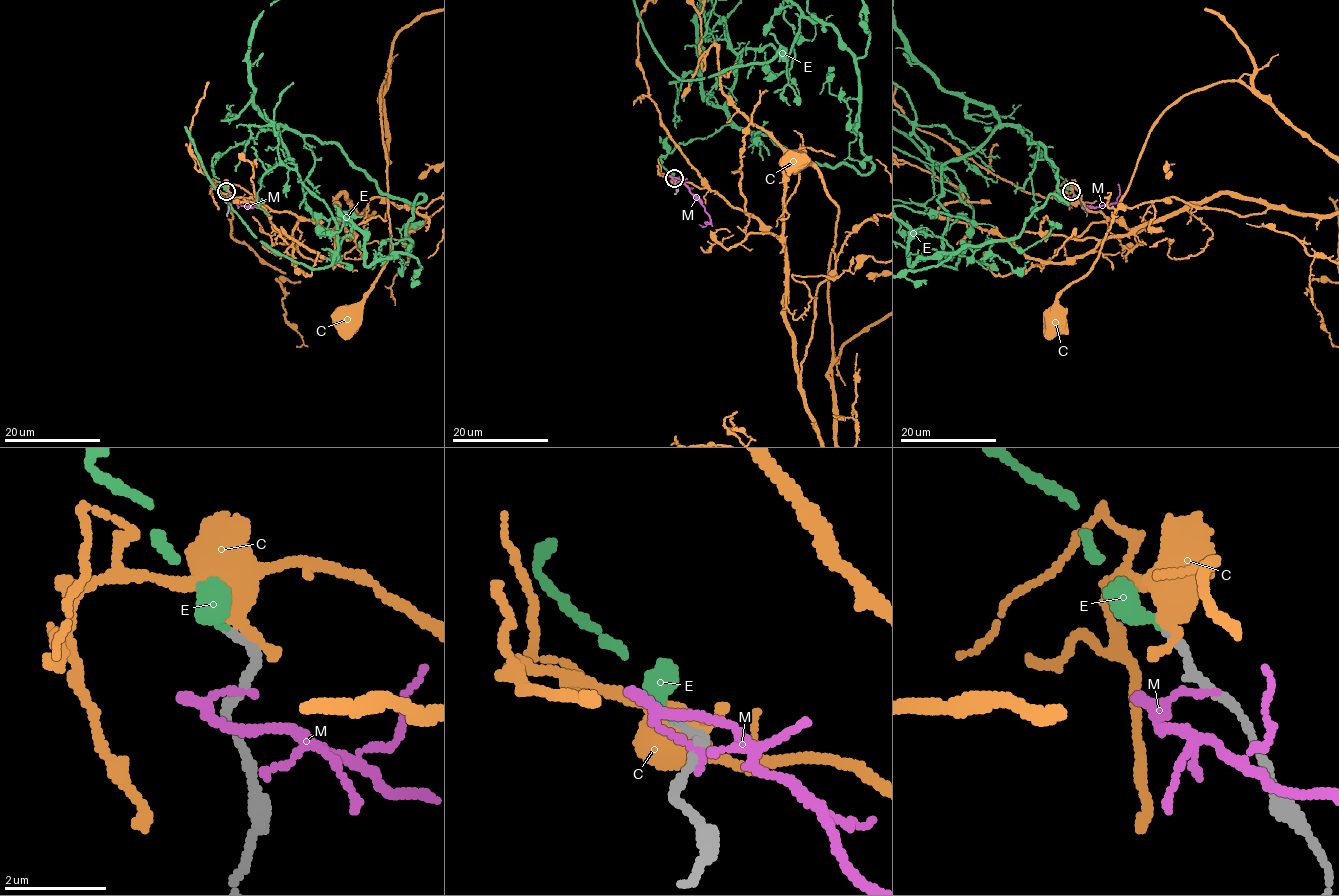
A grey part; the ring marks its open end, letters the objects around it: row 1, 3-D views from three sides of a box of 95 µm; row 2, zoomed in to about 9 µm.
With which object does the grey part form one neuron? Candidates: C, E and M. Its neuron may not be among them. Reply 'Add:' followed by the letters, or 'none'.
Add: E

